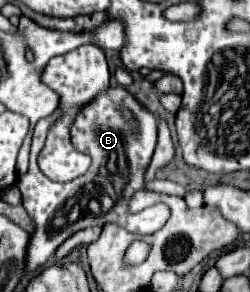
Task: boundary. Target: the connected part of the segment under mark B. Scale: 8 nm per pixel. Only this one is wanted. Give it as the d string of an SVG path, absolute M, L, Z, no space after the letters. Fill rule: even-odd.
M116 86L116 88L110 88L108 92L100 94L98 98L94 98L76 116L76 120L70 128L72 146L78 152L92 156L92 166L84 176L80 176L72 182L66 182L66 184L50 182L50 178L46 178L36 164L38 152L30 152L30 170L24 176L20 176L16 182L22 192L24 208L28 210L28 216L34 222L34 232L30 234L32 242L28 242L26 276L34 274L40 266L44 266L52 258L52 254L58 250L58 246L64 240L68 240L72 234L76 234L78 230L92 228L92 226L106 226L106 224L118 224L130 232L140 230L136 224L136 218L128 210L128 202L130 202L132 194L142 190L146 184L144 172L146 172L150 158L154 154L156 124L158 122L152 112L148 112L126 88ZM120 104L130 108L134 112L136 120L140 122L136 136L130 130L130 126L124 122L120 112L116 110L116 106L120 106ZM92 182L94 182L92 202L68 202L82 188L88 188Z

